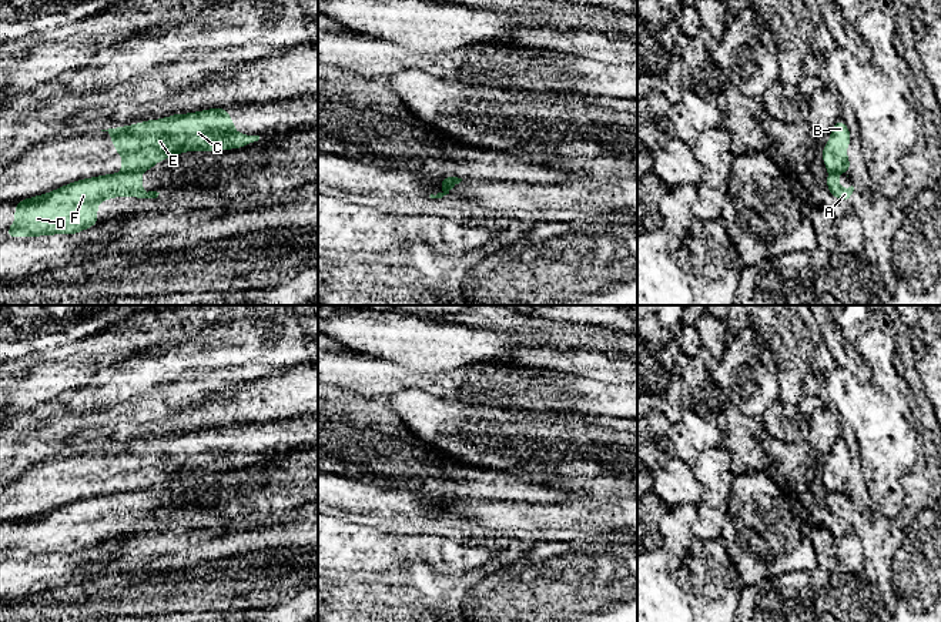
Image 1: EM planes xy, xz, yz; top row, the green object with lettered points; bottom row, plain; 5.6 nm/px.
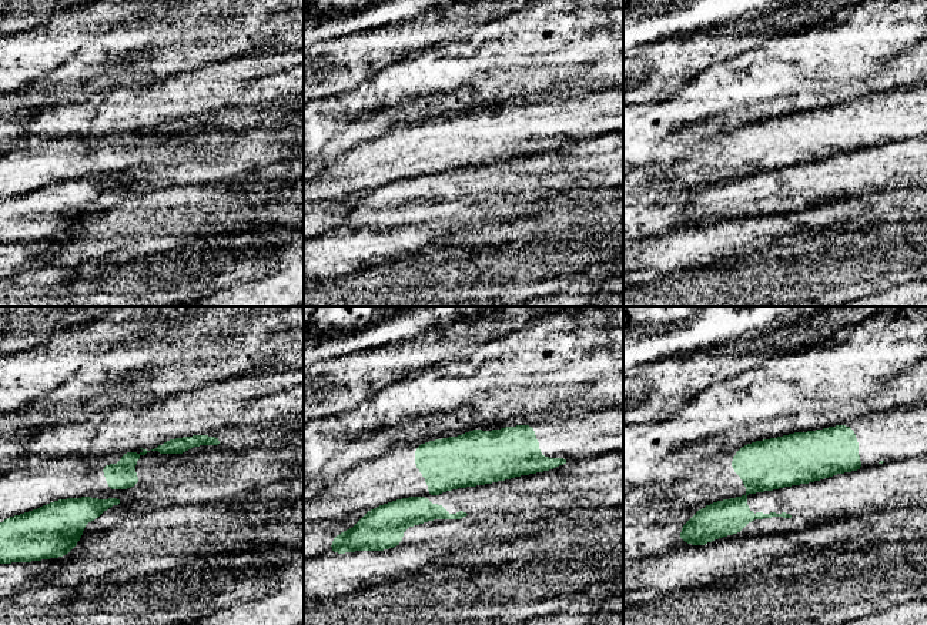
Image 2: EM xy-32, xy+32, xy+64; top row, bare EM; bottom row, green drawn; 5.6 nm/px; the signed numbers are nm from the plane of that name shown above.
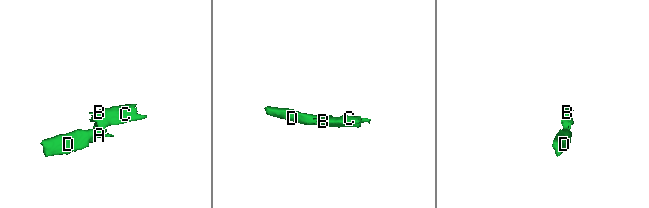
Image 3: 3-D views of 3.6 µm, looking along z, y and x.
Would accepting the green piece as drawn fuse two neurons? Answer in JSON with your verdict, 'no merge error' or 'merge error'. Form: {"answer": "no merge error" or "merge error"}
{"answer": "merge error"}

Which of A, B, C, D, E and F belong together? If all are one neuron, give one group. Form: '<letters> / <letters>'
A D F / B C E

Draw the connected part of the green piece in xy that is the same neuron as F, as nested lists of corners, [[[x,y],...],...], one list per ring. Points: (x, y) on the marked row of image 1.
[[[141,171],[98,175],[67,184],[43,195],[19,201],[9,238],[21,235],[74,234],[97,225],[97,204],[107,198],[133,195],[157,198],[160,193],[141,190]]]

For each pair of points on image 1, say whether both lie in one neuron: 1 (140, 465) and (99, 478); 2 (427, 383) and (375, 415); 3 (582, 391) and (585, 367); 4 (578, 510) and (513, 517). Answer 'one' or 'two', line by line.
1: one
2: two
3: two
4: one

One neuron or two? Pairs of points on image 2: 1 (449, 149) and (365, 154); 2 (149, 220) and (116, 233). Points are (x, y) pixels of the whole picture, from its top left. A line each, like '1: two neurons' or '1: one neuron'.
1: one neuron
2: one neuron

